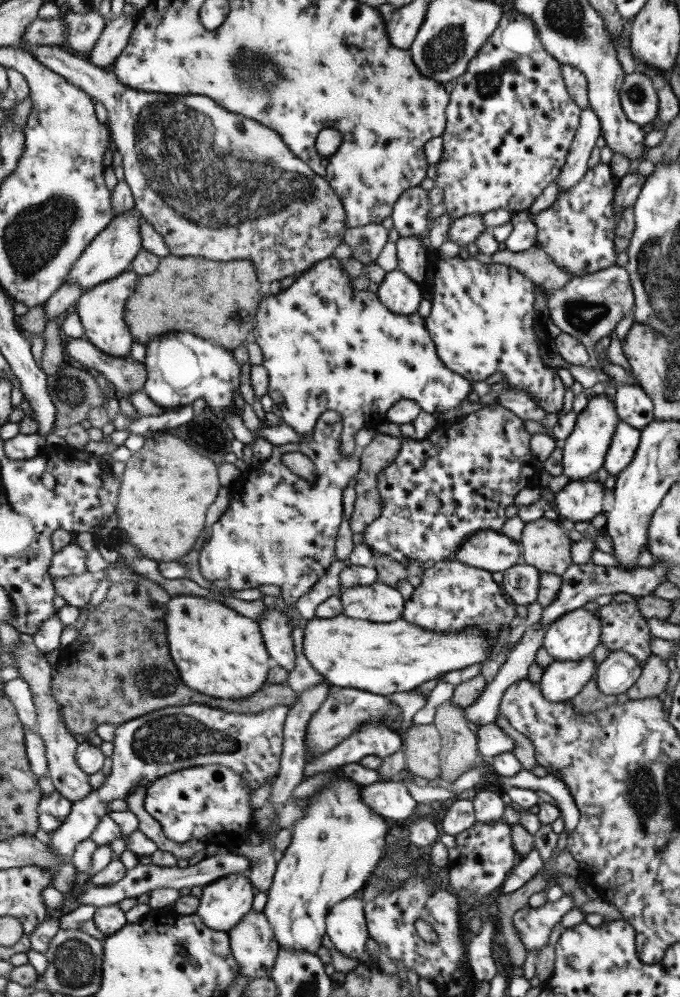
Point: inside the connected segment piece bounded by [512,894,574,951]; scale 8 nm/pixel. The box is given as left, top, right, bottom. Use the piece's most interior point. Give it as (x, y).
(532, 925)

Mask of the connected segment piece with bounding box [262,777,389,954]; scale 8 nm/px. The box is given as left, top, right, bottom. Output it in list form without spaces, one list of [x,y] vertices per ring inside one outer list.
[[[349,777],[335,779],[321,788],[305,816],[293,826],[292,843],[280,853],[276,875],[268,892],[265,910],[273,925],[281,947],[315,954],[321,948],[323,935],[327,934],[327,918],[332,908],[346,898],[360,895],[384,858],[389,826],[385,817],[377,814],[361,800],[361,786]]]

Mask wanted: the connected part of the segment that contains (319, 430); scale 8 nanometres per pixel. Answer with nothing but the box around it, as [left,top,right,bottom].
[199,411,361,606]

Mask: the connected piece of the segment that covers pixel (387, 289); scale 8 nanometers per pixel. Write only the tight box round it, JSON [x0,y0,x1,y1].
[377,268,427,316]

